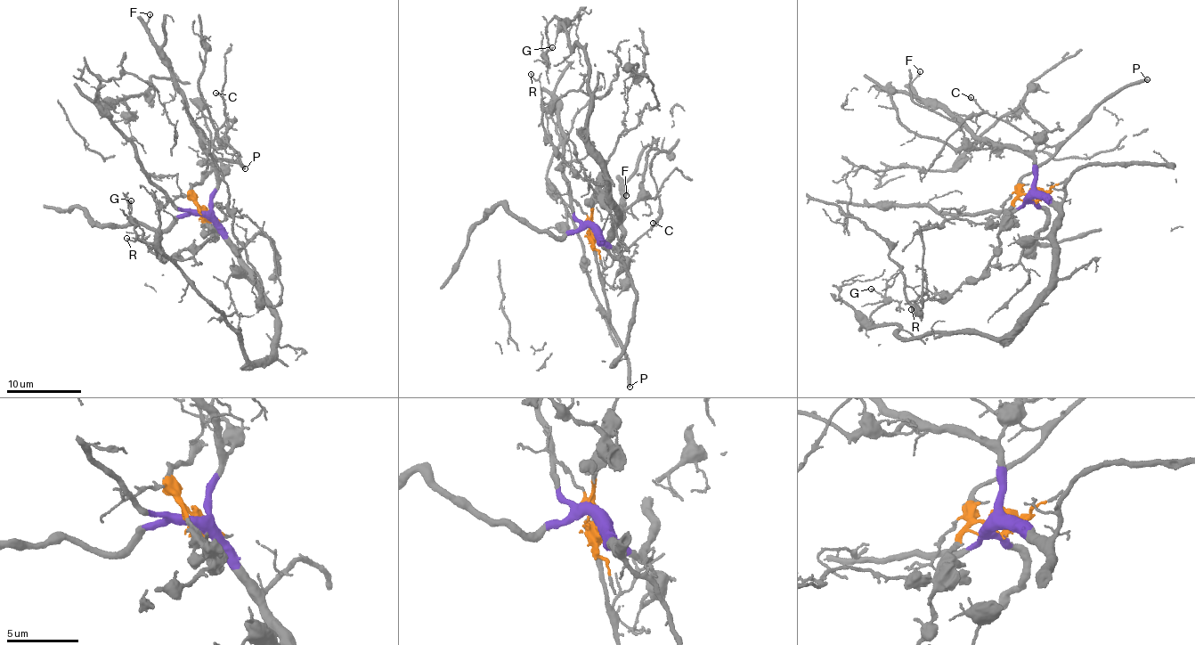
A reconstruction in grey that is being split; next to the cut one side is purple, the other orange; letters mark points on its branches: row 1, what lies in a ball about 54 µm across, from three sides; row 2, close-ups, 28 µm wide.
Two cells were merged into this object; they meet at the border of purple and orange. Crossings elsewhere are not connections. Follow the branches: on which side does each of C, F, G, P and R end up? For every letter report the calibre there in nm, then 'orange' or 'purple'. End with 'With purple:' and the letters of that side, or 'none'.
C: 160 nm thick; orange
F: 150 nm thick; purple
G: 130 nm thick; purple
P: 340 nm thick; orange
R: 120 nm thick; orange
With purple: F, G

